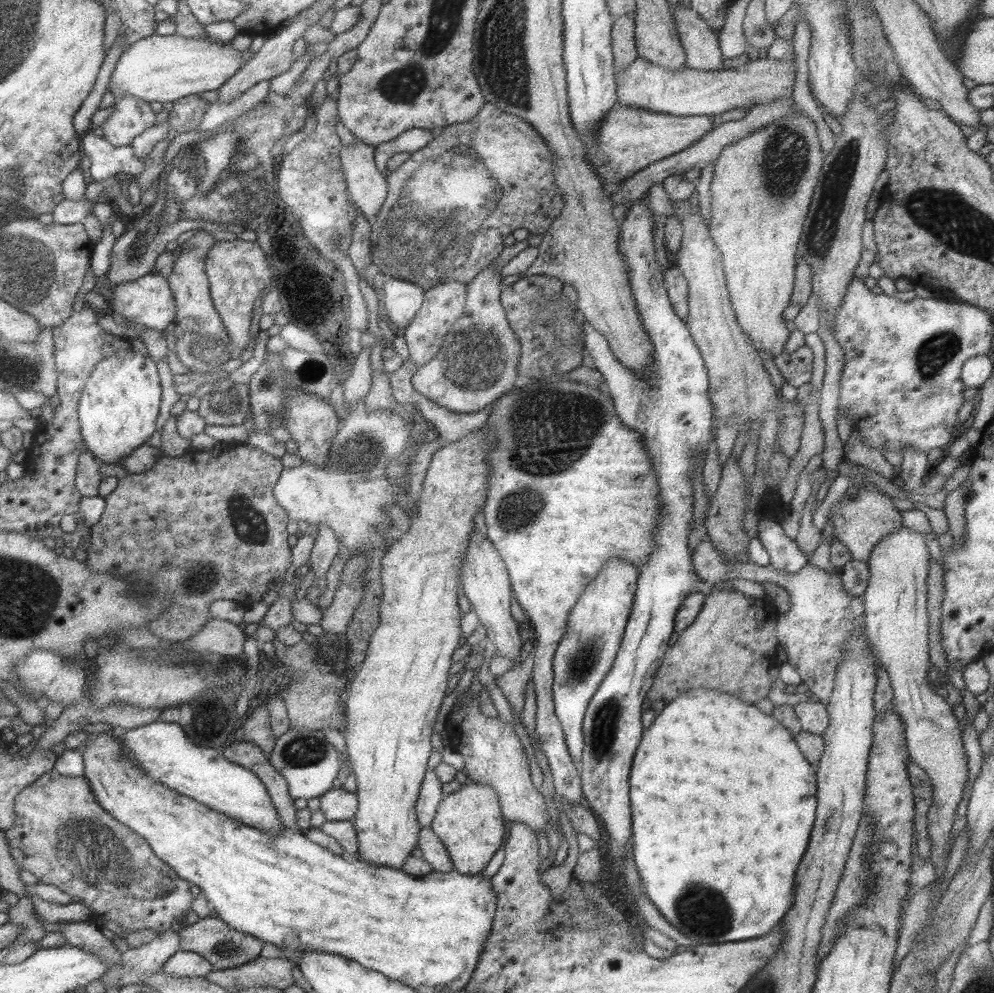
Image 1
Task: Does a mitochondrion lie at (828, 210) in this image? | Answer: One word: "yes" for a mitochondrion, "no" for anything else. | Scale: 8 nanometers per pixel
yes

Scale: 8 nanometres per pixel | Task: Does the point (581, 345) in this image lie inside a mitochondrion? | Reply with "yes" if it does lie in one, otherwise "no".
no

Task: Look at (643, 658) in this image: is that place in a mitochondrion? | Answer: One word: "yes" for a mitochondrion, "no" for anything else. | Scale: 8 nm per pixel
no

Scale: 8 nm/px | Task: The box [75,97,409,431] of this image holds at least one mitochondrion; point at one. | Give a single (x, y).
(233, 190)

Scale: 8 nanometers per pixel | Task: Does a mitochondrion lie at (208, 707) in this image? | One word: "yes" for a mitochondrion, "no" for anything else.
no

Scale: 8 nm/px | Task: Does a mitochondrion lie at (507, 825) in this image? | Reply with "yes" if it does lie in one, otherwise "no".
no

